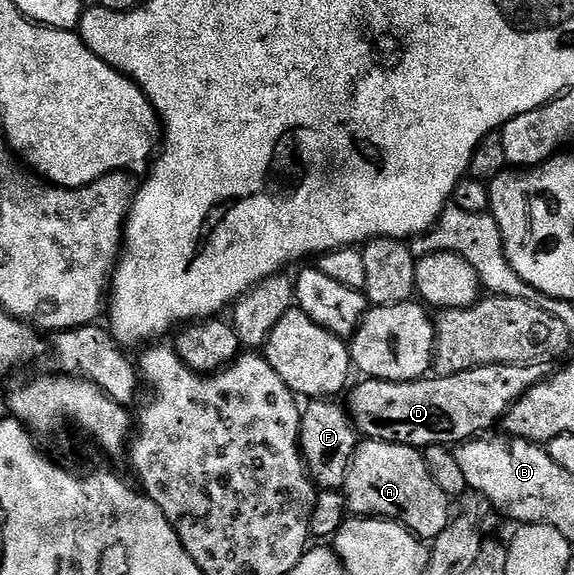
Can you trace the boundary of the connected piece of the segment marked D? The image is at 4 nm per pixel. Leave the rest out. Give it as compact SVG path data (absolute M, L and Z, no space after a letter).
M488 364L447 378L427 376L415 382L368 378L349 391L348 413L355 430L366 440L419 448L430 445L454 448L493 431L490 429L497 422L499 425L532 387L547 378L547 367L542 364Z

